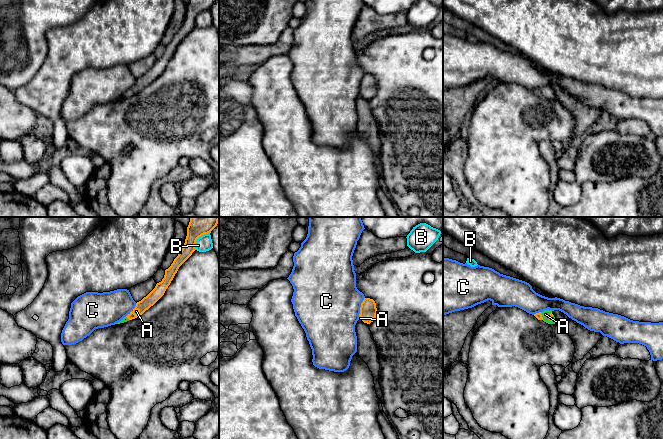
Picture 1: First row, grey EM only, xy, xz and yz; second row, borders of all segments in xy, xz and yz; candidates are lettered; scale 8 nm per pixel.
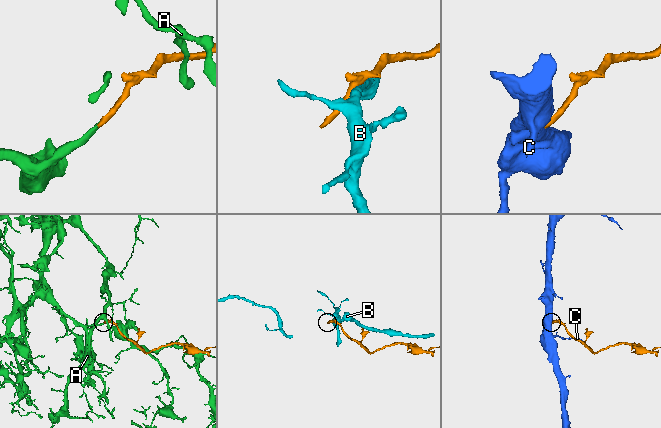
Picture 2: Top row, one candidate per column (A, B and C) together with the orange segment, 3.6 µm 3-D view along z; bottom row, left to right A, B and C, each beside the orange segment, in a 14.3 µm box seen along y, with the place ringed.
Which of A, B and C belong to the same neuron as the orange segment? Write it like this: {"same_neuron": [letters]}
{"same_neuron": ["A"]}

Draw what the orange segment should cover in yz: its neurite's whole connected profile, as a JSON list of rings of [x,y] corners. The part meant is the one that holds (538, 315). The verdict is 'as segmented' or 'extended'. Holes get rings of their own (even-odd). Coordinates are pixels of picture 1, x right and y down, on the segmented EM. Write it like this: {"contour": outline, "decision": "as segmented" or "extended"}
{"contour": [[[544,310],[542,312],[536,313],[534,314],[534,316],[538,319],[538,320],[543,320],[544,322],[548,323],[548,324],[555,324],[557,323],[555,320],[554,315],[552,314],[552,310]]], "decision": "extended"}

